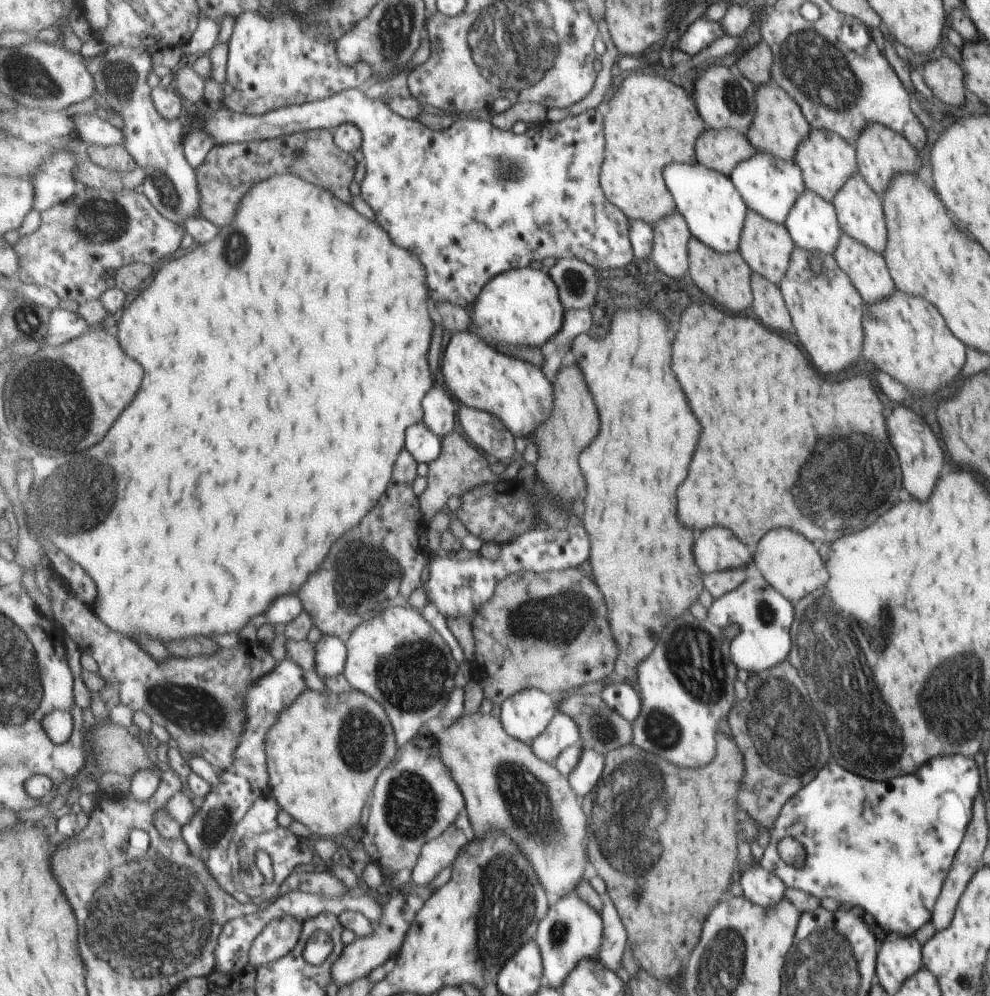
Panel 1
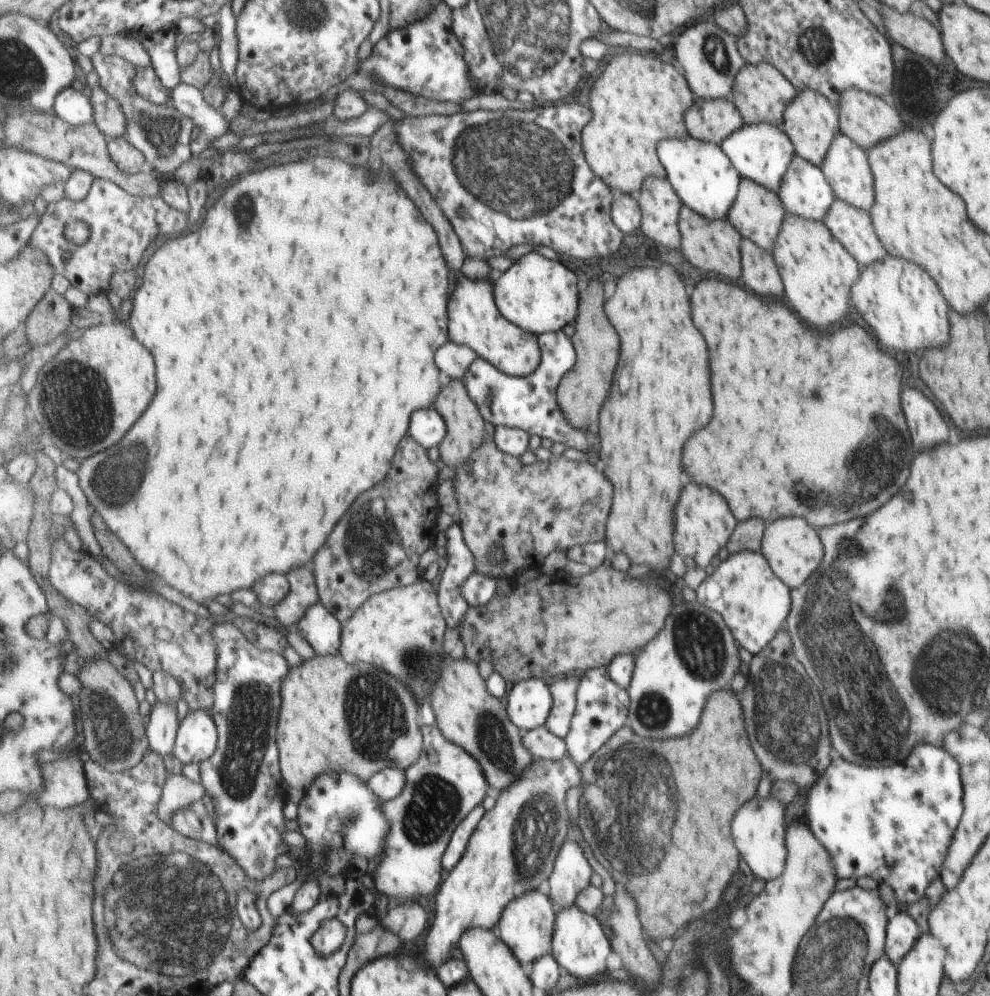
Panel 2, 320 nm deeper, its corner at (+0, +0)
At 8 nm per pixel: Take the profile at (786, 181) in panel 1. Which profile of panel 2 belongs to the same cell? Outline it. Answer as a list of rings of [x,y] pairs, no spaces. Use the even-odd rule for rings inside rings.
[[[766,122],[743,124],[740,129],[729,133],[719,145],[741,177],[761,183],[761,186],[773,192],[779,188],[781,176],[787,170],[789,161],[795,154],[795,147],[781,126]]]

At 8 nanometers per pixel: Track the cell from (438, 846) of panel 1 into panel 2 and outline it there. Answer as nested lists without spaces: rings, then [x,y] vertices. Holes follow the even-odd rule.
[[[479,805],[465,820],[455,828],[452,841],[449,843],[448,849],[444,854],[444,869],[451,872],[467,850],[469,841],[473,836],[474,830],[479,826],[480,820],[485,816],[485,806]]]

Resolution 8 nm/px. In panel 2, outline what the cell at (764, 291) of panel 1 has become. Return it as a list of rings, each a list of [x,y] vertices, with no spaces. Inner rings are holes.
[[[751,239],[740,241],[741,282],[761,296],[779,296],[782,282],[773,262],[771,252],[756,245]]]

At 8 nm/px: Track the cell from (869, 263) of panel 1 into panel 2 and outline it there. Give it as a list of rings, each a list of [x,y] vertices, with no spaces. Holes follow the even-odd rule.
[[[837,199],[833,206],[829,205],[829,214],[824,214],[821,221],[859,267],[883,258],[886,253],[874,233],[867,211]]]

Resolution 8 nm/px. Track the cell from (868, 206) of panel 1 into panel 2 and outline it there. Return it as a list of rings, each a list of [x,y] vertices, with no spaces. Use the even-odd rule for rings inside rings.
[[[836,134],[832,138],[831,145],[829,145],[827,156],[820,164],[821,172],[827,181],[827,184],[834,192],[834,196],[838,199],[844,200],[848,205],[860,208],[867,211],[871,209],[871,202],[873,202],[873,191],[871,188],[871,173],[869,172],[868,160],[865,160],[865,152],[861,150],[861,146],[857,142],[853,142],[847,135]]]

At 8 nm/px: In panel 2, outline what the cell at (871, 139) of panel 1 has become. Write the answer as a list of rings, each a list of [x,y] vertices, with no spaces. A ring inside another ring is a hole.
[[[845,89],[843,96],[839,98],[838,105],[840,106],[841,132],[867,150],[901,130],[901,120],[895,112],[895,107],[886,104],[879,96],[871,94],[869,91]]]

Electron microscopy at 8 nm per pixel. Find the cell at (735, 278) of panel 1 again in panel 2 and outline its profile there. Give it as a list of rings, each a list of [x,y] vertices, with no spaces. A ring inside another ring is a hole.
[[[684,204],[681,205],[681,208],[678,212],[678,229],[680,232],[680,246],[681,254],[685,256],[685,260],[689,264],[693,264],[695,268],[703,270],[707,276],[713,276],[717,274],[719,278],[723,276],[723,279],[727,280],[737,280],[740,276],[740,241],[743,240],[737,230],[734,229],[734,226],[725,219],[708,219],[703,215],[697,214],[695,211],[692,211],[688,206]]]

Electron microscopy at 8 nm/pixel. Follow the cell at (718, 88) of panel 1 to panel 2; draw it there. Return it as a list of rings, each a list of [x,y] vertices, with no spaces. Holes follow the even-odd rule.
[[[711,18],[699,19],[675,37],[671,46],[675,60],[699,99],[730,98],[735,76],[745,64],[730,32],[721,30]]]

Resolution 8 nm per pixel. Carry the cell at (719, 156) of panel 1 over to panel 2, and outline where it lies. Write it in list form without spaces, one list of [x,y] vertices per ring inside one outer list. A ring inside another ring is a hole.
[[[730,98],[697,99],[684,114],[688,136],[720,144],[729,133],[743,125],[740,111]]]

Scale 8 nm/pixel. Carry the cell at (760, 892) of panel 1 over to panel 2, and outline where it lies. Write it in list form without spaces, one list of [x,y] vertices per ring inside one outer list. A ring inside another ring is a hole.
[[[753,795],[735,814],[731,822],[731,838],[739,852],[739,856],[745,860],[745,864],[751,868],[752,874],[759,876],[765,882],[777,878],[783,870],[786,850],[784,845],[783,809],[785,805],[770,795]]]

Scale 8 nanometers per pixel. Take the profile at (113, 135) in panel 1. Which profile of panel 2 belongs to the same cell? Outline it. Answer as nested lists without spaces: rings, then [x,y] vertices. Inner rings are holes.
[[[72,87],[64,88],[56,96],[53,111],[75,126],[83,126],[94,121],[92,101],[83,92]]]

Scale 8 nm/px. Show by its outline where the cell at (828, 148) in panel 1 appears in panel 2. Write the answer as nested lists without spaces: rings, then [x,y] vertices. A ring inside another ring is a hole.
[[[811,89],[796,91],[793,100],[785,105],[781,128],[791,139],[795,154],[818,167],[827,156],[829,145],[837,132],[837,110],[825,95]]]

